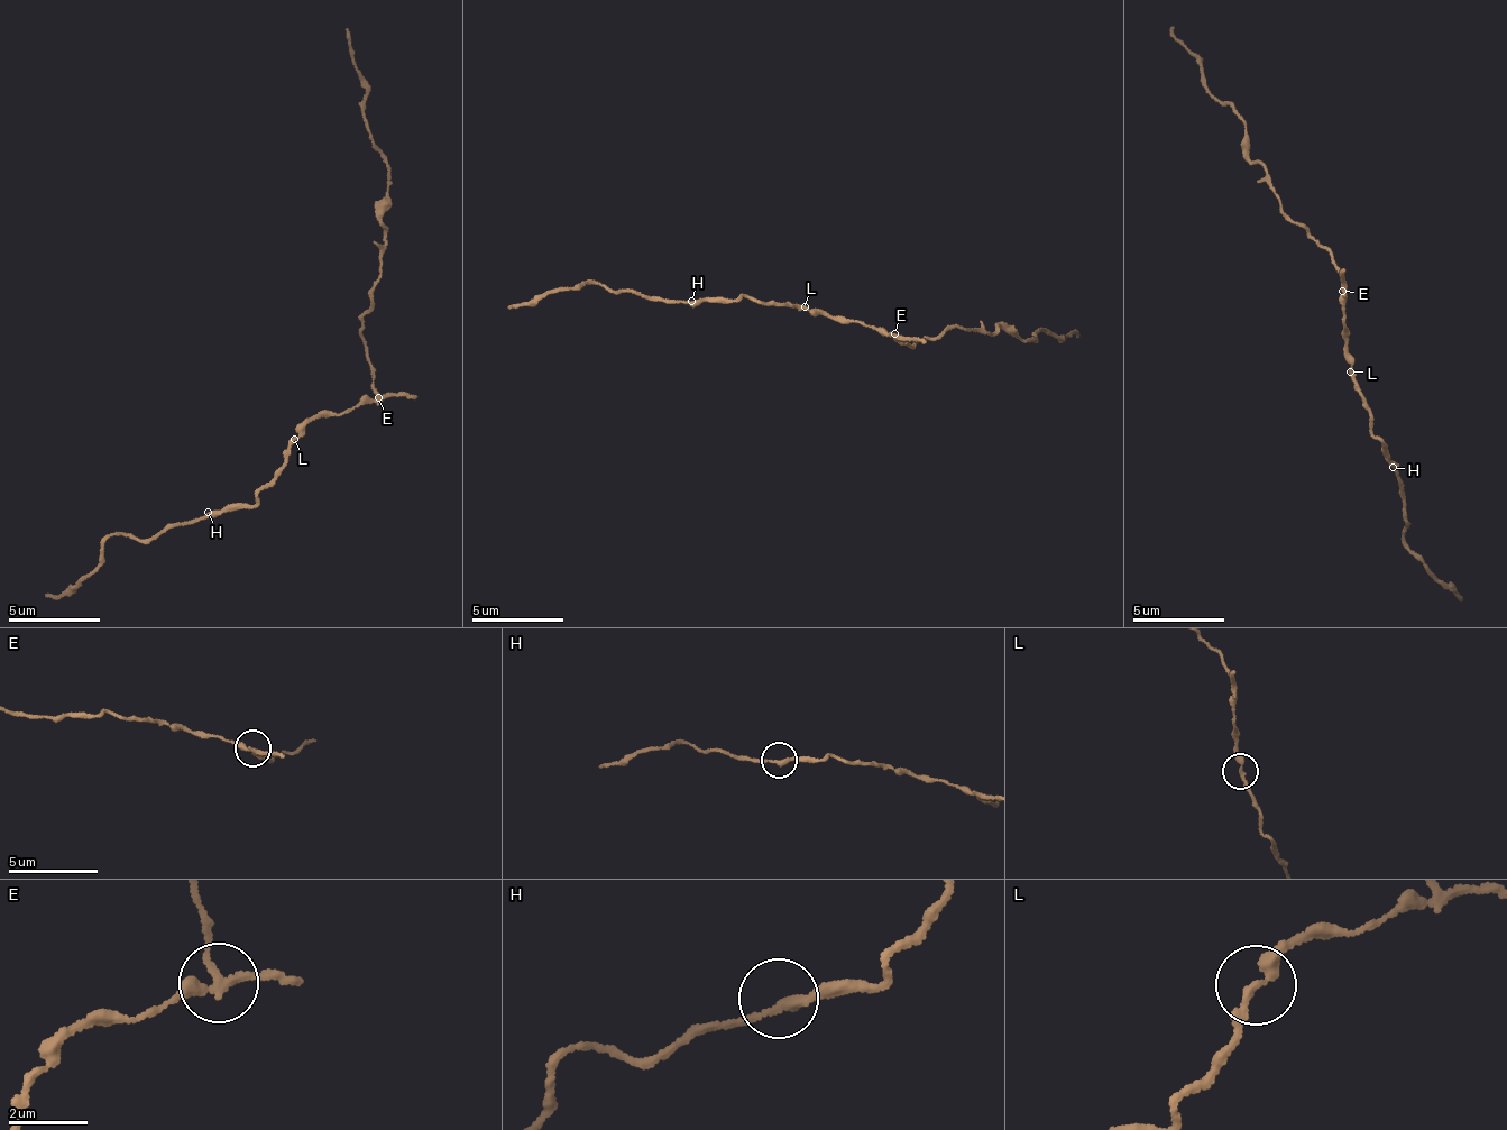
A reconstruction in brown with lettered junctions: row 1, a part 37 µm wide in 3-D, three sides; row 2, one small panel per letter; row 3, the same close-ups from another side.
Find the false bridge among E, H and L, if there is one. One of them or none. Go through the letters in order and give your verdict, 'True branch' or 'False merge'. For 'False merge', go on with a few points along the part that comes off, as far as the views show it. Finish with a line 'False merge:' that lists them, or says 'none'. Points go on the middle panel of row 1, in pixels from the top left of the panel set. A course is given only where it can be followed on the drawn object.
E: False merge. Course of the part to remove: (892, 332), (900, 346), (962, 327), (985, 333), (1002, 324), (1032, 342), (1040, 331), (1062, 341), (1078, 337)
H: True branch
L: True branch
False merge: E

